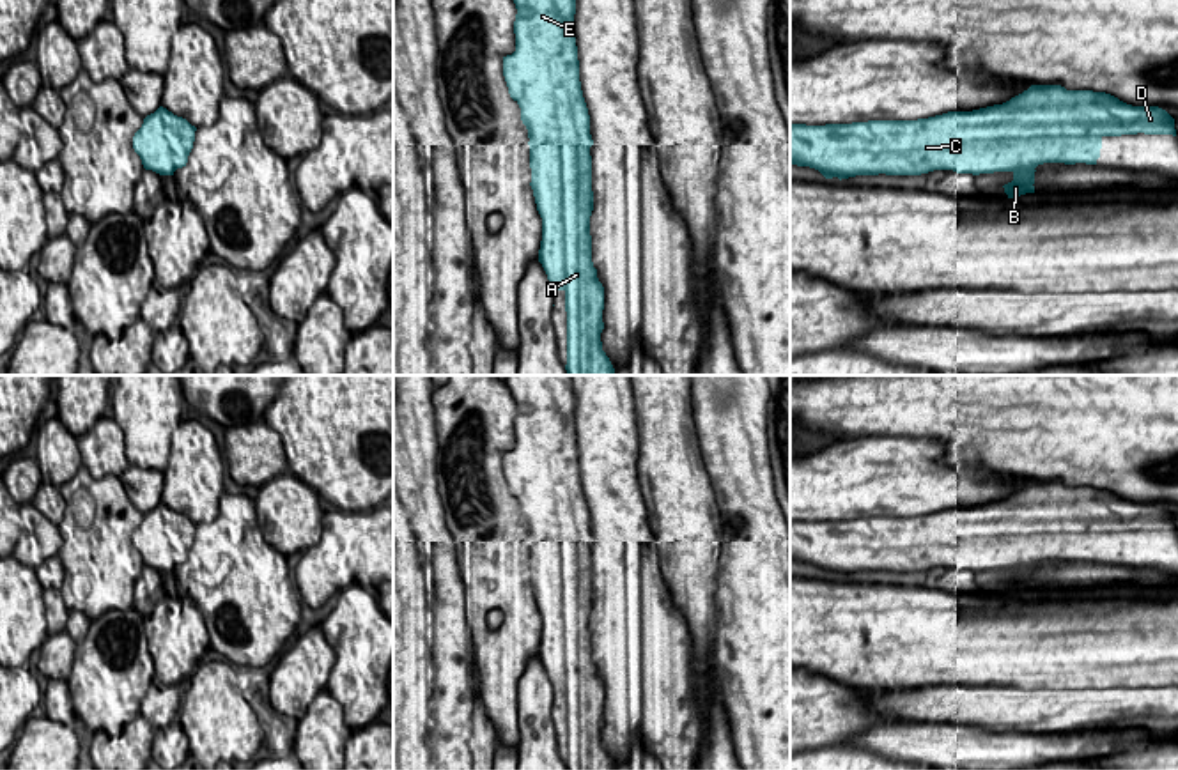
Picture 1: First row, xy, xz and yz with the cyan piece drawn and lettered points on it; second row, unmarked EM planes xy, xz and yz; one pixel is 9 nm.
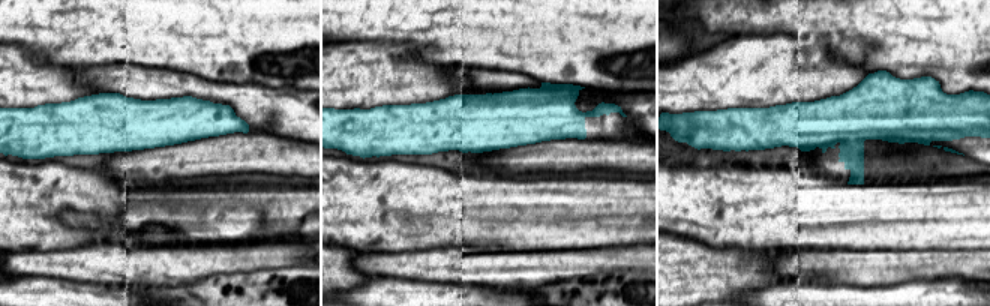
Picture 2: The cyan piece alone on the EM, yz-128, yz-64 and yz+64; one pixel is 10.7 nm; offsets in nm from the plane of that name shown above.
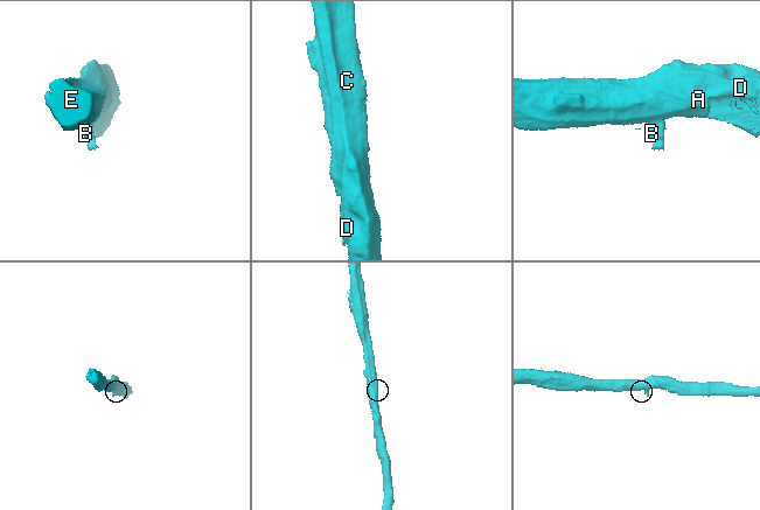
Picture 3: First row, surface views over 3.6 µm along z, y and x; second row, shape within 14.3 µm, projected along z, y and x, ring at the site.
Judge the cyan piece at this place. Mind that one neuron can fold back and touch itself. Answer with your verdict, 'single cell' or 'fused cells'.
single cell

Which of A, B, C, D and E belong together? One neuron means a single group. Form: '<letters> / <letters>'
A B C D E

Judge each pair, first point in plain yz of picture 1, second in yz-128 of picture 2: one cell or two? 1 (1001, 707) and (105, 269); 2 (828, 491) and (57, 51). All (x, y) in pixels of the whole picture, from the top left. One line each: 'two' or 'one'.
1: one
2: two

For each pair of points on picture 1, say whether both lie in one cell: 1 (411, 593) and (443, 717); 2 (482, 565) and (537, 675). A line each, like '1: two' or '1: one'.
1: two
2: two

